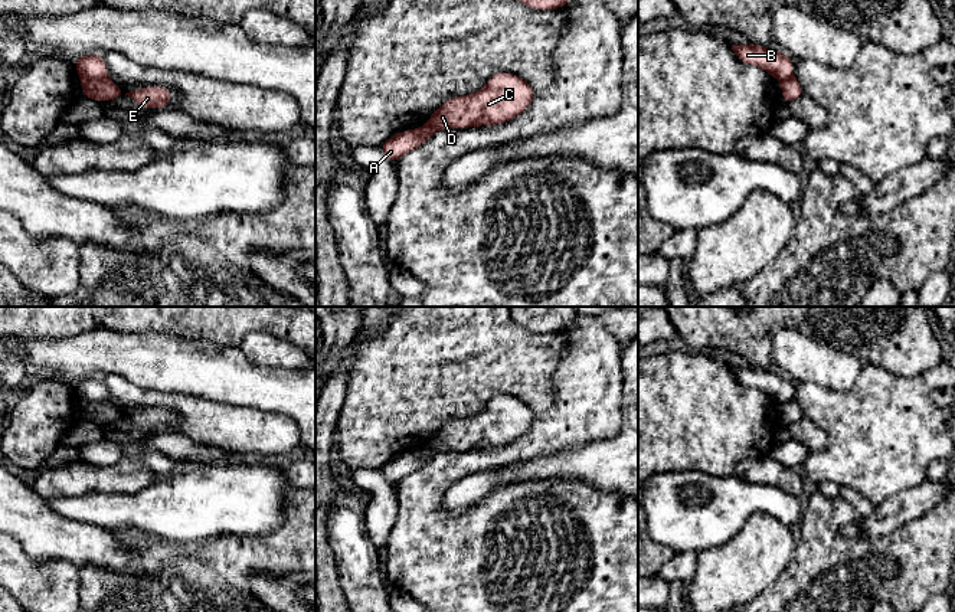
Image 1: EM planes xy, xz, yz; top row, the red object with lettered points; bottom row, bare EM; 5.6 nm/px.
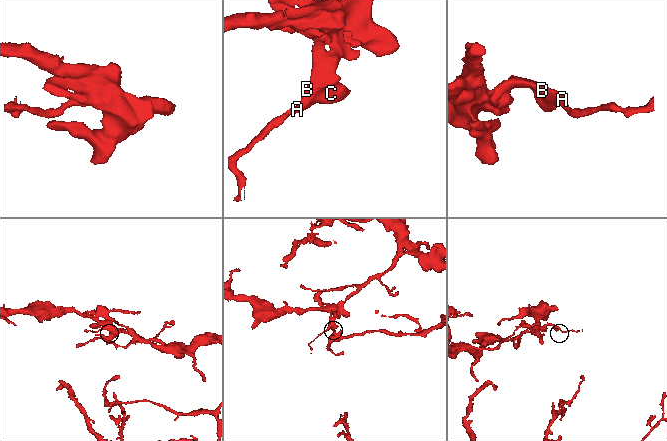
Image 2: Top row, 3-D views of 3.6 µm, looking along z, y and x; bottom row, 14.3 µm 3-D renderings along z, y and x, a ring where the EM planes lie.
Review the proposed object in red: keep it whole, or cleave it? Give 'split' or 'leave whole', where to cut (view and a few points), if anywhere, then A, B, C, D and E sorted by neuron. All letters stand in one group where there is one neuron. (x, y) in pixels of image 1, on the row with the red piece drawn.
split; cut in xy along (81, 74), (90, 78), (108, 79); A / B C D E

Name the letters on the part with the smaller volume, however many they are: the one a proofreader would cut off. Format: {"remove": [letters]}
{"remove": ["A"]}

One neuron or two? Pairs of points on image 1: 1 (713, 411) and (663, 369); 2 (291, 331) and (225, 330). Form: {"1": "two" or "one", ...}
{"1": "one", "2": "one"}

